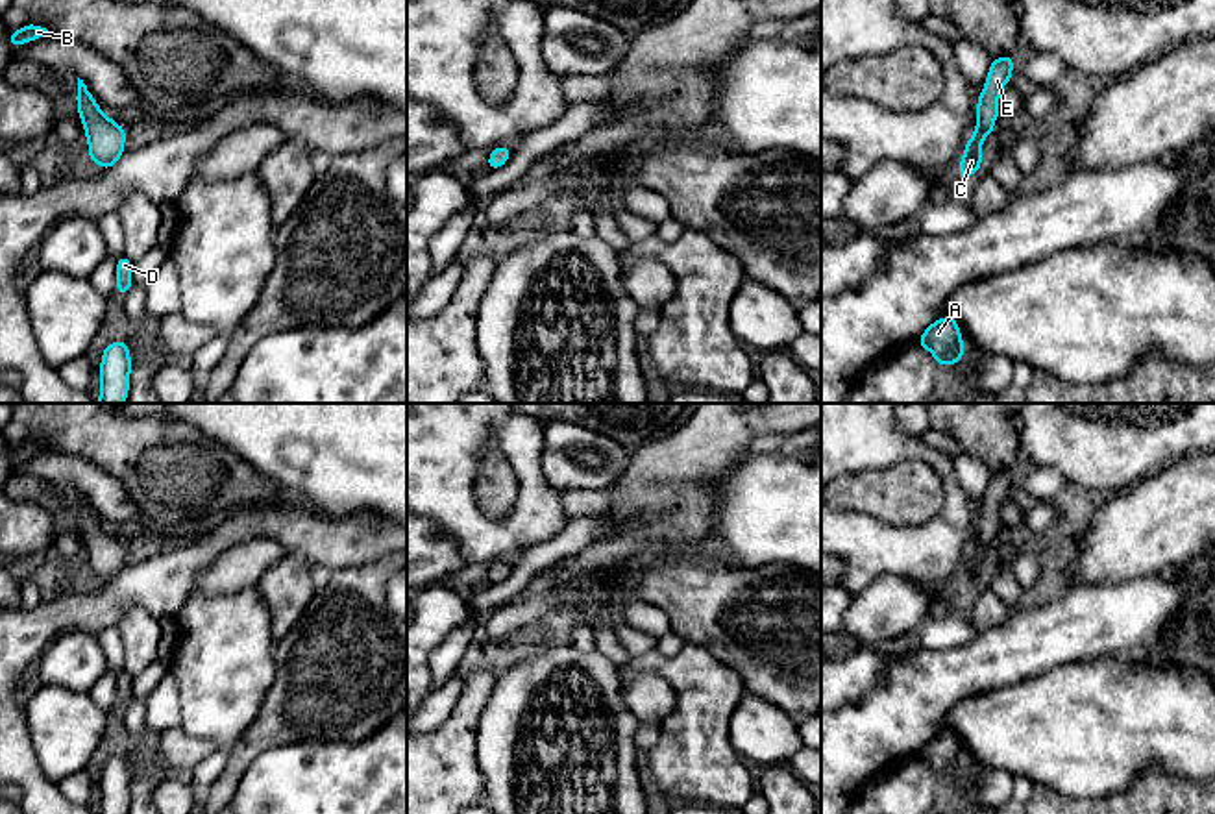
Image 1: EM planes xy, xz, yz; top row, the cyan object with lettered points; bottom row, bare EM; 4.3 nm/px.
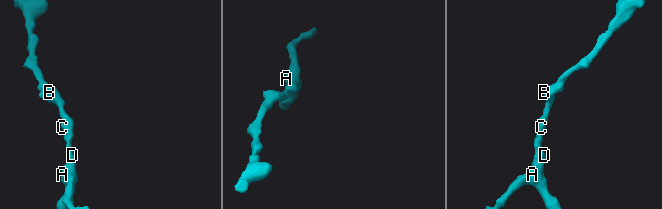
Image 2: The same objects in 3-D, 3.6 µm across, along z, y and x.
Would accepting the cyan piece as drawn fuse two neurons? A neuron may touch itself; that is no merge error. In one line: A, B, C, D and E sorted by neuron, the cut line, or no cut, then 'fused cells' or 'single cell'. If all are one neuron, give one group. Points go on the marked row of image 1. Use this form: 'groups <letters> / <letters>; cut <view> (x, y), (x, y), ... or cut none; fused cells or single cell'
groups A B C D E; cut none; single cell

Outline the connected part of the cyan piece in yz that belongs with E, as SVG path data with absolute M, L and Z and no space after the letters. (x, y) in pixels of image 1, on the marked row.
M1000 56L991 61L984 89L978 92L976 128L960 159L958 176L962 179L967 179L982 168L982 144L988 135L995 133L993 126L1000 113L999 96L1002 87L1010 83L1012 74L1013 56Z

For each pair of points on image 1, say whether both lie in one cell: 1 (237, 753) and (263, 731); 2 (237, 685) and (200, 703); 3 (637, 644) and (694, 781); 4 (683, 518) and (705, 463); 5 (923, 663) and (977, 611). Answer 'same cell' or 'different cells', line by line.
1: same cell
2: same cell
3: different cells
4: same cell
5: different cells

